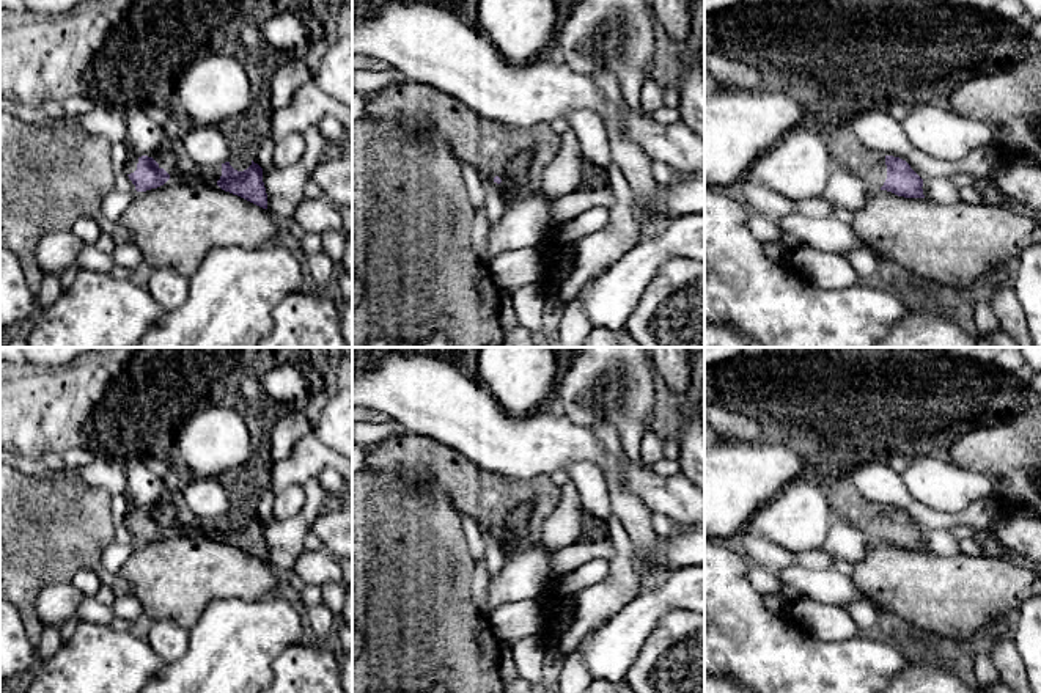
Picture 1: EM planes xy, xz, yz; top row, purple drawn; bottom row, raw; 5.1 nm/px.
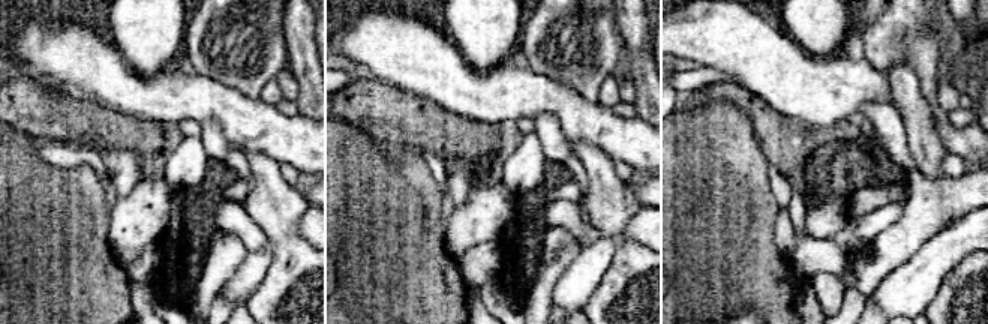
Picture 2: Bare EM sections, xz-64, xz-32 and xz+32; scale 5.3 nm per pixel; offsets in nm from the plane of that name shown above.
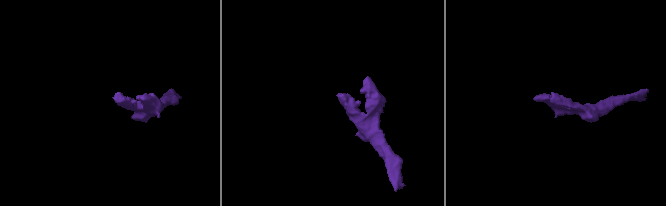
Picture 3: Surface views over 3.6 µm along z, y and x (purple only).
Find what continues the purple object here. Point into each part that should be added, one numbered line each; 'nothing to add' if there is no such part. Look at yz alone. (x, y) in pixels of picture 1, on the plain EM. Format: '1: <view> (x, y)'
1: yz (848, 505)

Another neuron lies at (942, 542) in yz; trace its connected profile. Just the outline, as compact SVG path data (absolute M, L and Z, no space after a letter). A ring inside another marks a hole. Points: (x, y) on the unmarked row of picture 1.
M947 528L923 531L923 547L925 552L939 555L939 556L951 556L959 553L959 539Z

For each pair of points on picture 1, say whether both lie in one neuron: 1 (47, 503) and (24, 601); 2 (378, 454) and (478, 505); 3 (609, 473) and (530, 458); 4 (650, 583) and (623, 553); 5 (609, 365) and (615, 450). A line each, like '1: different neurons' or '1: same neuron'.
1: same neuron
2: same neuron
3: same neuron
4: different neurons
5: different neurons

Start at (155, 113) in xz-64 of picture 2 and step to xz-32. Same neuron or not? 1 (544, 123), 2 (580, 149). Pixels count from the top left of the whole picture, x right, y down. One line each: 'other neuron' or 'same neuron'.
1: other neuron
2: other neuron

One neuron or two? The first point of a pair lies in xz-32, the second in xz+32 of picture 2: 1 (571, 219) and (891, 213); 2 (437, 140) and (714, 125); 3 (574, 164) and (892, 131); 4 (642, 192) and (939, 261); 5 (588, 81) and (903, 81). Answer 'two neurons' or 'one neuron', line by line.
1: one neuron
2: two neurons
3: two neurons
4: two neurons
5: two neurons

